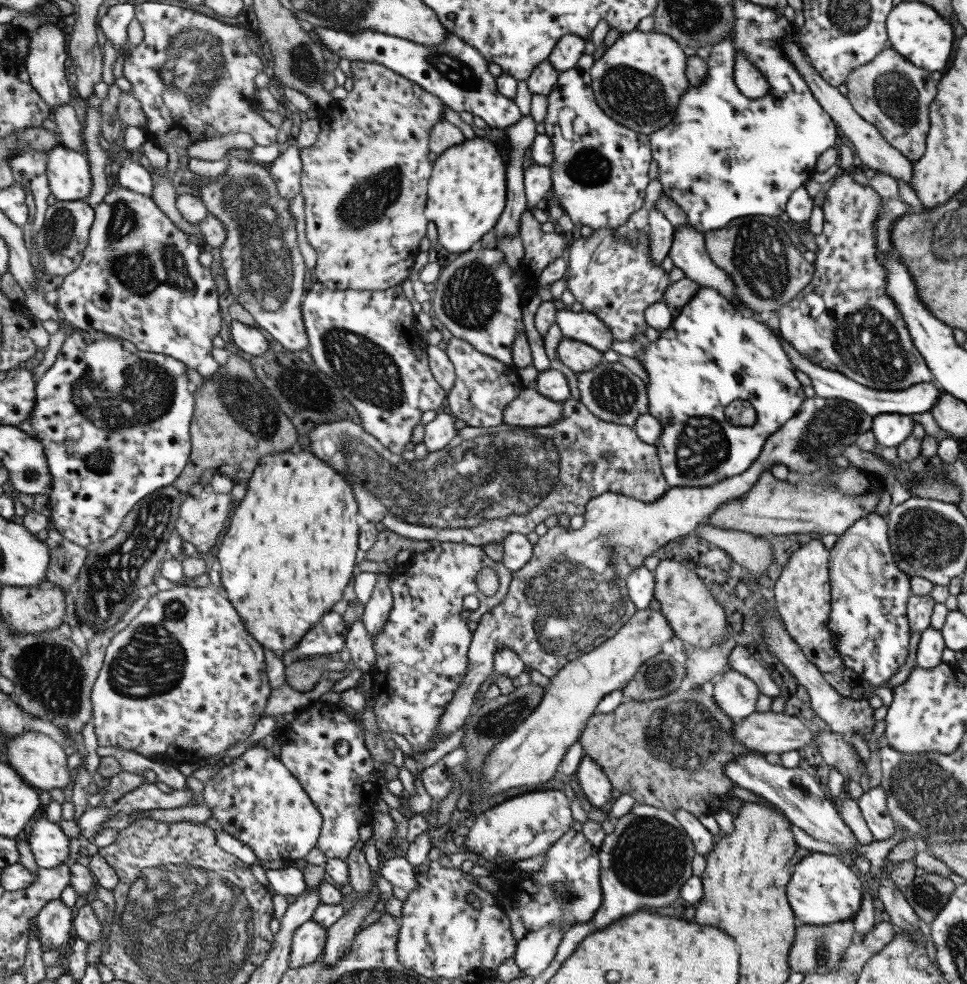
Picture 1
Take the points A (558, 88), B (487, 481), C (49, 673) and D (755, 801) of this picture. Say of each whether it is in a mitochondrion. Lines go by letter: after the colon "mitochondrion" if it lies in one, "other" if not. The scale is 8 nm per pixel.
A: other
B: mitochondrion
C: mitochondrion
D: other

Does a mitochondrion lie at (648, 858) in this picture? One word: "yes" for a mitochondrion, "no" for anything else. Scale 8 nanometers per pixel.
yes

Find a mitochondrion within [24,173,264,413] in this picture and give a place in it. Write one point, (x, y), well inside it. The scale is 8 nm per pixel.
(141, 270)

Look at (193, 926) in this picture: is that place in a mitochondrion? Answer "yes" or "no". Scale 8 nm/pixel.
yes

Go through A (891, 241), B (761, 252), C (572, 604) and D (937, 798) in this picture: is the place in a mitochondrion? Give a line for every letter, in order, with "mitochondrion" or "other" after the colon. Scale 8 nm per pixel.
A: other
B: mitochondrion
C: mitochondrion
D: mitochondrion

